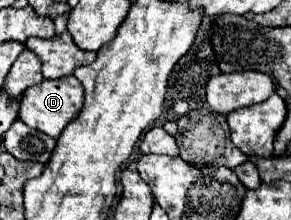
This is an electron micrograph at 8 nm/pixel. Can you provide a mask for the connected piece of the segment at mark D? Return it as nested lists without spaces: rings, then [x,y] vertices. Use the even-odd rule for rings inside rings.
[[[67,75],[67,77],[59,77],[59,79],[45,79],[43,83],[27,89],[21,99],[19,119],[23,123],[27,123],[29,127],[57,139],[61,135],[61,131],[79,115],[81,109],[83,109],[83,87],[77,81],[77,77]]]

